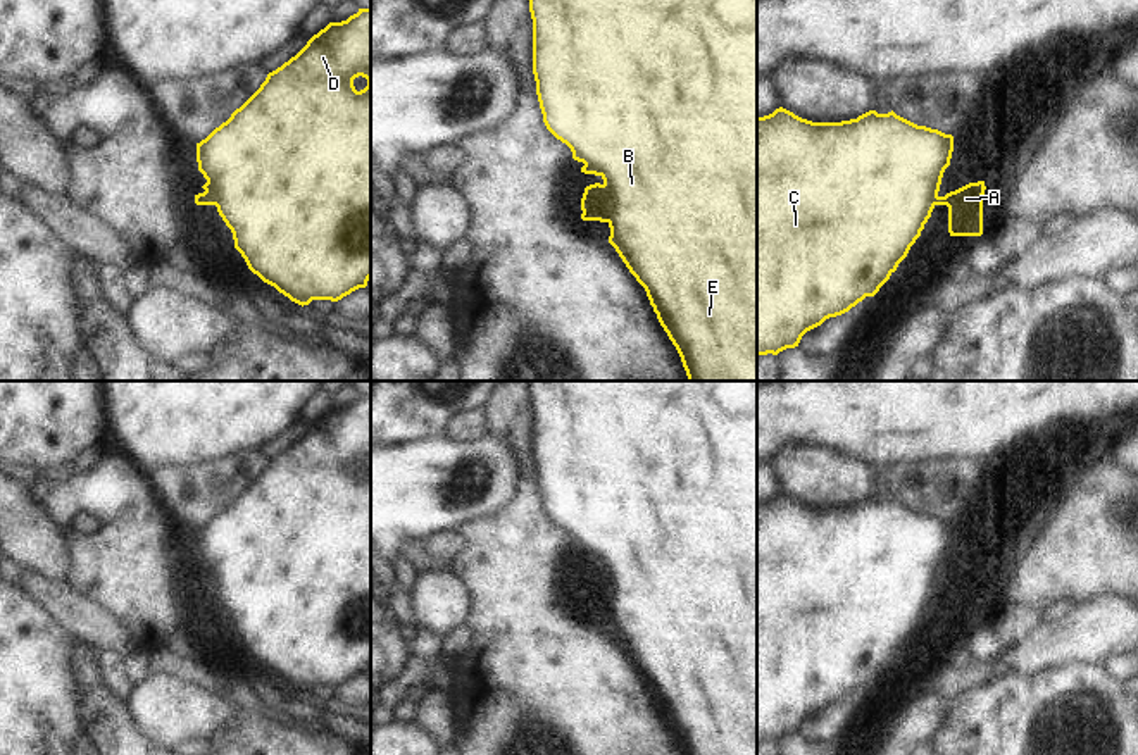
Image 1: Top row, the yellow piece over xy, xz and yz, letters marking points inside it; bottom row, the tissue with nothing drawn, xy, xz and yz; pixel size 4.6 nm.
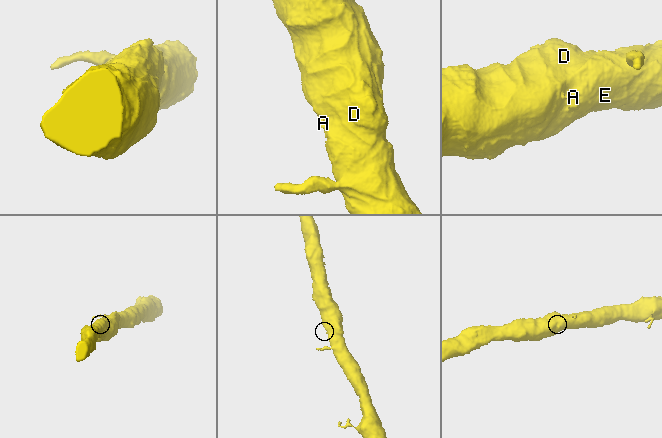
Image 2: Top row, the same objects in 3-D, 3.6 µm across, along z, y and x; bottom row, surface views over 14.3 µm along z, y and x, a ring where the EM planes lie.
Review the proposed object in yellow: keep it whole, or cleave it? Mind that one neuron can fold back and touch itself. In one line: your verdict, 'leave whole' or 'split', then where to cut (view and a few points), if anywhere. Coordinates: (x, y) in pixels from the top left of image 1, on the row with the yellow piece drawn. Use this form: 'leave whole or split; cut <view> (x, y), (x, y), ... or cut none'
leave whole; cut none

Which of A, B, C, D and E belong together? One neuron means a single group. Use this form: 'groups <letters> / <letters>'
groups A B C D E

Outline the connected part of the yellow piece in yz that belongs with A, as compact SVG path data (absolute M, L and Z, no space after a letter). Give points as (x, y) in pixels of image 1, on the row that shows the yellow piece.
M779 107L772 114L757 117L757 357L778 355L786 348L798 346L802 336L821 326L826 319L841 315L862 302L866 296L874 296L879 288L897 271L898 264L907 257L910 246L921 236L924 224L931 217L936 205L948 207L948 233L950 236L981 236L983 234L983 195L985 181L969 183L955 191L940 197L940 184L945 169L950 165L954 152L954 136L938 129L917 126L893 110L878 114L869 110L857 119L841 122L812 122Z

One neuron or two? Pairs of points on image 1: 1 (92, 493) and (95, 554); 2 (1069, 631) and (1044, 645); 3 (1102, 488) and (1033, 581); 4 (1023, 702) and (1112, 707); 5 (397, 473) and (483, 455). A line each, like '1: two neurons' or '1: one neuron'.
1: one neuron
2: one neuron
3: one neuron
4: one neuron
5: one neuron

